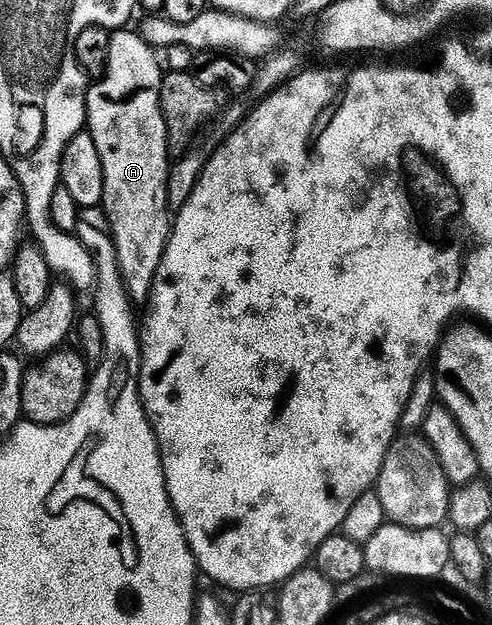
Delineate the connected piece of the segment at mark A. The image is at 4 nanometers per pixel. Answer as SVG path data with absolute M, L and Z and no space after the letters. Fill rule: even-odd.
M122 38L112 46L112 72L118 78L99 77L89 87L86 98L86 121L88 132L100 152L100 164L104 168L104 192L101 208L106 214L108 233L115 244L119 272L130 298L135 303L145 303L150 297L154 276L160 266L160 260L166 251L166 242L172 229L172 211L168 180L172 169L170 146L166 143L166 125L162 115L162 76L164 66L158 63L159 56L154 47L139 41L138 50ZM138 58L138 78L126 78L134 70L134 61Z

